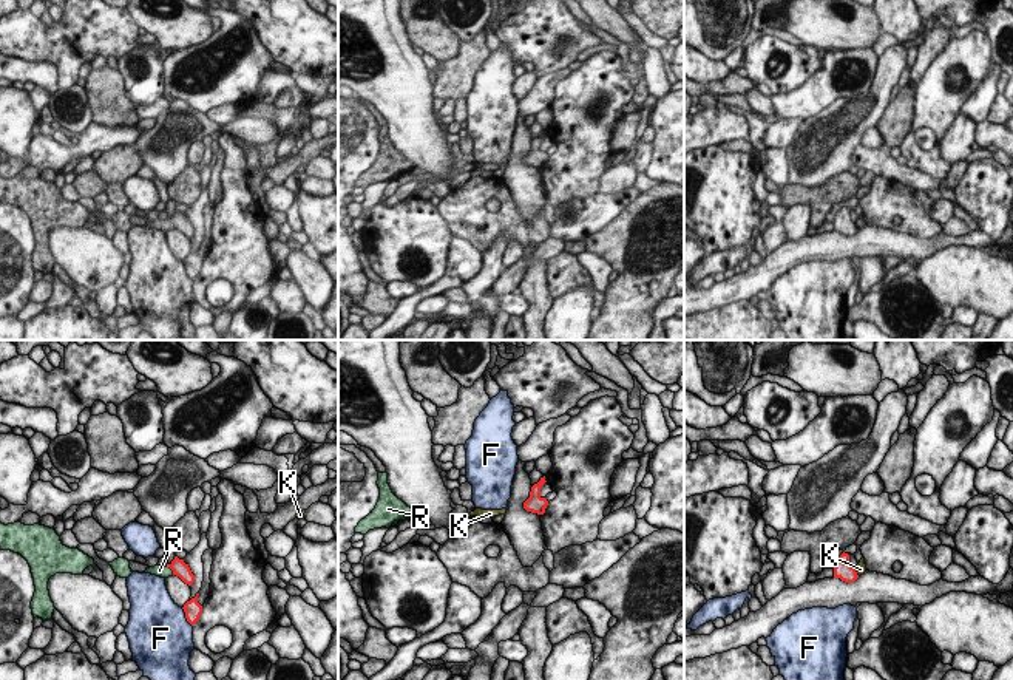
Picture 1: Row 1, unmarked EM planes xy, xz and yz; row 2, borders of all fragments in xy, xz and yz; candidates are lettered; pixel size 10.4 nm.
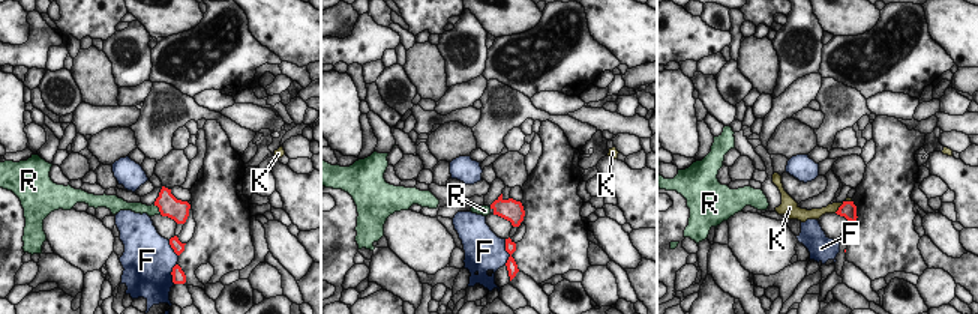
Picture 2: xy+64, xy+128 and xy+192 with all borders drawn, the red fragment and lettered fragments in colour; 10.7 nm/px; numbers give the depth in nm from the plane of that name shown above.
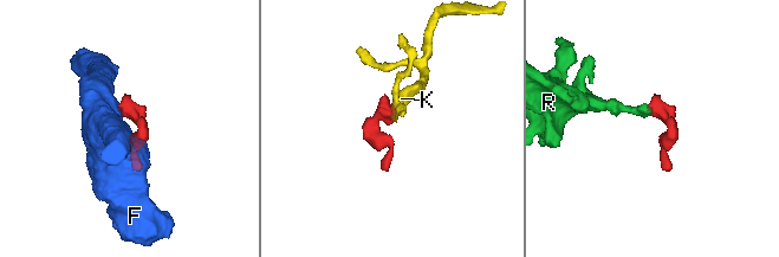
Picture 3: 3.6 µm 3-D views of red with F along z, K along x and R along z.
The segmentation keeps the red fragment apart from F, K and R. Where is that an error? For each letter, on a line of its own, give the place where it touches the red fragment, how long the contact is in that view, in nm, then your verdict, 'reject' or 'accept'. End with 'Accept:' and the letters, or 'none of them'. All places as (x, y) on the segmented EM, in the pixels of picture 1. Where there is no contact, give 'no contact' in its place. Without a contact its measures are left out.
F: xy (186, 617) | 240 nm | reject
K: yz (856, 572) | 100 nm | reject
R: xy (170, 567) | 130 nm | accept
Accept: R

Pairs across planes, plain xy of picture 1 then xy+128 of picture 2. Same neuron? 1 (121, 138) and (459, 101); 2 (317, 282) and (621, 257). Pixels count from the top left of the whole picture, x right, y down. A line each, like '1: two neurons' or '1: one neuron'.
1: two neurons
2: one neuron

